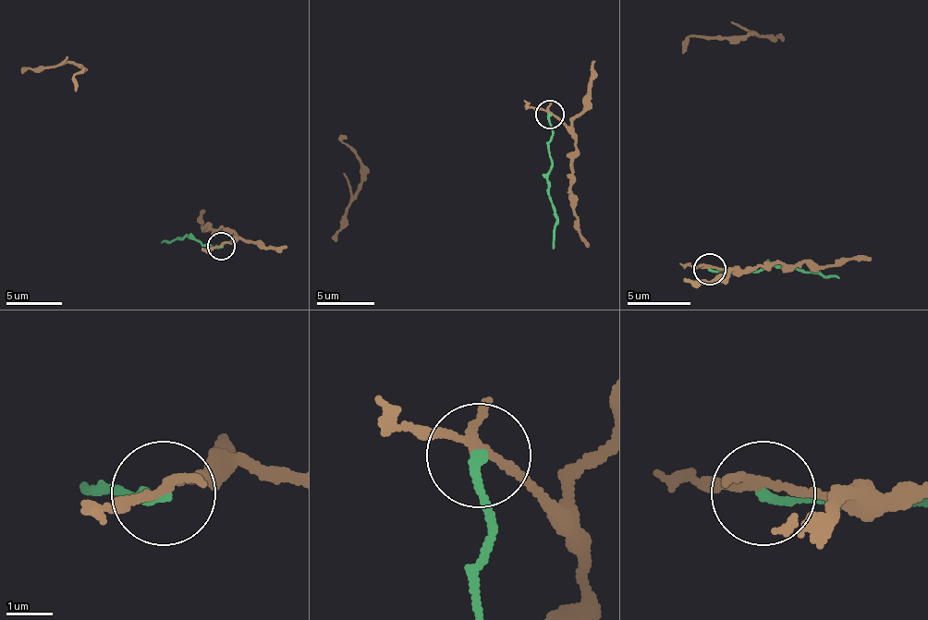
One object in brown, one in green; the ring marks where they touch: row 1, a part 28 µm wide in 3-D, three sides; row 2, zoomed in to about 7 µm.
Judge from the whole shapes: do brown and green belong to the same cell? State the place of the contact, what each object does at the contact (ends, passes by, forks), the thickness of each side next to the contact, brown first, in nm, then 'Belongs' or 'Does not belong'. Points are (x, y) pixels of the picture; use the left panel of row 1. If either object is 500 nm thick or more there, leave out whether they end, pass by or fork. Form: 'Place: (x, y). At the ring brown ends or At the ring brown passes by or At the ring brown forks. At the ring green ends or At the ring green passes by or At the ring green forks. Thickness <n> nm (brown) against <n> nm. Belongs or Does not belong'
Place: (221, 246). At the ring brown forks. At the ring green ends. Thickness 140 nm (brown) against 200 nm. Does not belong

